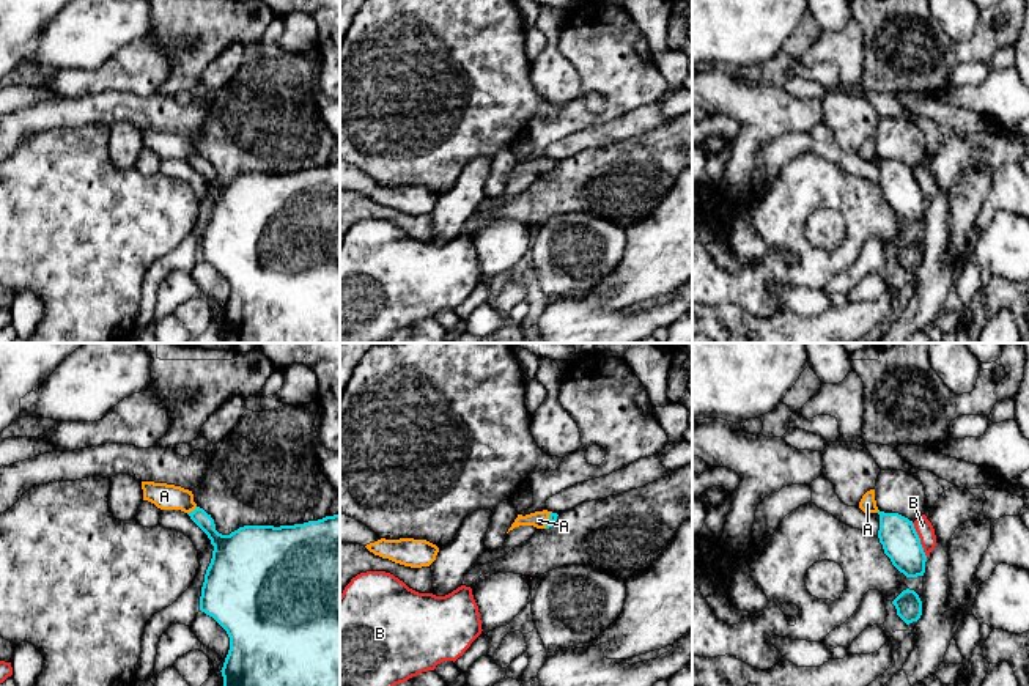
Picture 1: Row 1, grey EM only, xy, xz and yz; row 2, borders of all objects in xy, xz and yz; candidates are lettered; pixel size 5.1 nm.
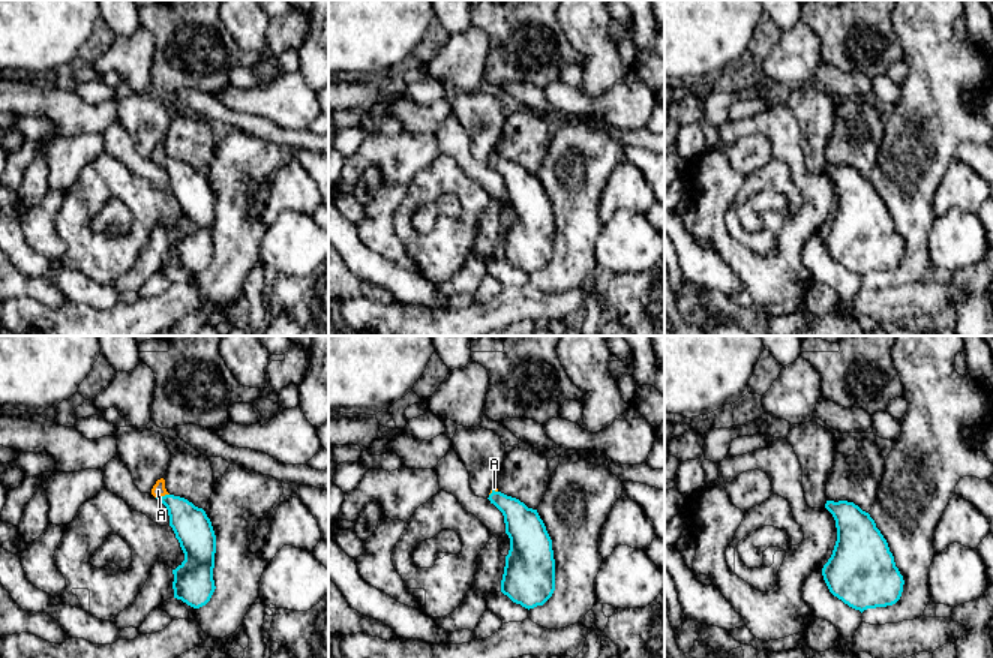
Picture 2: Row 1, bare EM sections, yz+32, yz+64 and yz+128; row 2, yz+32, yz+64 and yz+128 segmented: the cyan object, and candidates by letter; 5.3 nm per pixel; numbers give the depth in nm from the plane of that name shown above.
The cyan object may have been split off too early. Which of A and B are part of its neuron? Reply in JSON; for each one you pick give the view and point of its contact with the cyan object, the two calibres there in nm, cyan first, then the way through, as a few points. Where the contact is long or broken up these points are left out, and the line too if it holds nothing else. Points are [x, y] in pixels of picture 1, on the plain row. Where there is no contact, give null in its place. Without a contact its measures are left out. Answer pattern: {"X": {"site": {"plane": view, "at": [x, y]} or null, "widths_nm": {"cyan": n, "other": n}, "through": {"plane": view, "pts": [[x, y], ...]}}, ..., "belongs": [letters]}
{"A": {"site": {"plane": "xy", "at": [194, 158]}, "widths_nm": {"cyan": 130, "other": 130}, "through": {"plane": "xy", "pts": [[225, 194], [194, 158], [178, 145], [164, 143]]}}, "belongs": ["A"]}

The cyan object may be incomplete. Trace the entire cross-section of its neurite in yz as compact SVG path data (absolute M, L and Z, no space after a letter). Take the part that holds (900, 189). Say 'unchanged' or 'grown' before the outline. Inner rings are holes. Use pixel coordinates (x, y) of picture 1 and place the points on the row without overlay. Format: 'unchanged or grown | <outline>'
grown | M875 137L862 143L859 156L864 160L880 162L878 186L892 212L906 225L924 223L927 203L913 168L898 160L880 159L875 148Z

